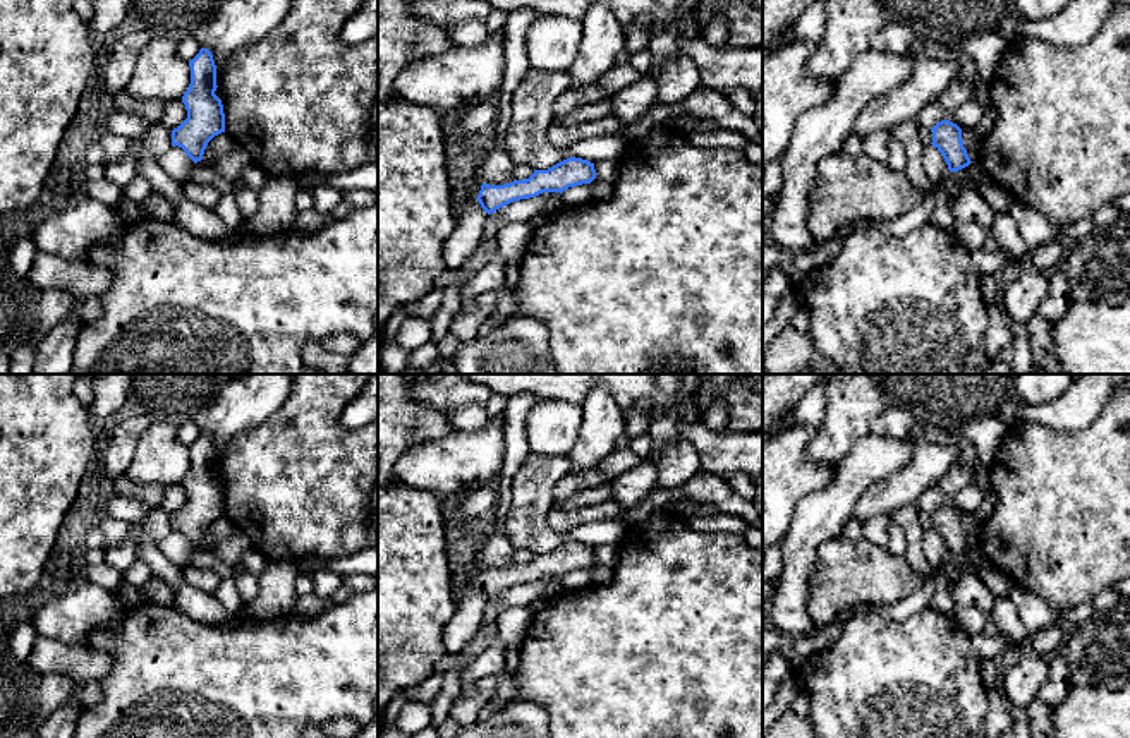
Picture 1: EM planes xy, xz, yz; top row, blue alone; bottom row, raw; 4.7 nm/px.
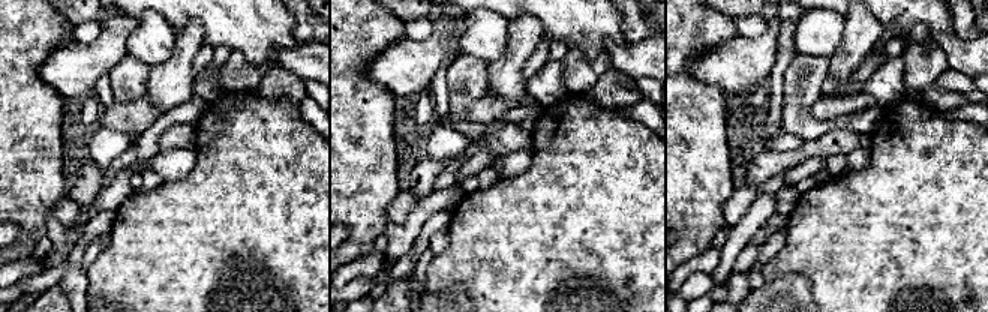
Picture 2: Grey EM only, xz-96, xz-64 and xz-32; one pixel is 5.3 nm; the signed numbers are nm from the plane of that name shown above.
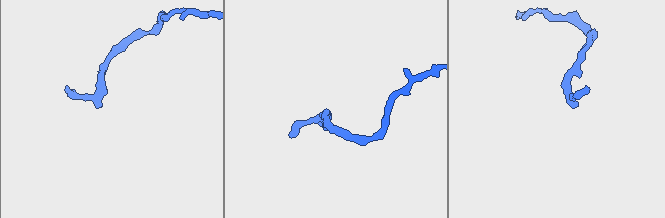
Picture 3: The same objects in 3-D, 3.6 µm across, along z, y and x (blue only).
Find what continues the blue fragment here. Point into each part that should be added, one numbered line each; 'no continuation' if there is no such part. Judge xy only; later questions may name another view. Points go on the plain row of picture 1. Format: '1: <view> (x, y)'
no continuation

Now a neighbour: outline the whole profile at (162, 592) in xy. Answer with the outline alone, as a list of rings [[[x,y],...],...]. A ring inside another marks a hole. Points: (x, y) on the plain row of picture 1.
[[[153,575],[151,580],[148,582],[151,587],[151,599],[156,604],[173,604],[173,590],[167,584],[167,580]]]

